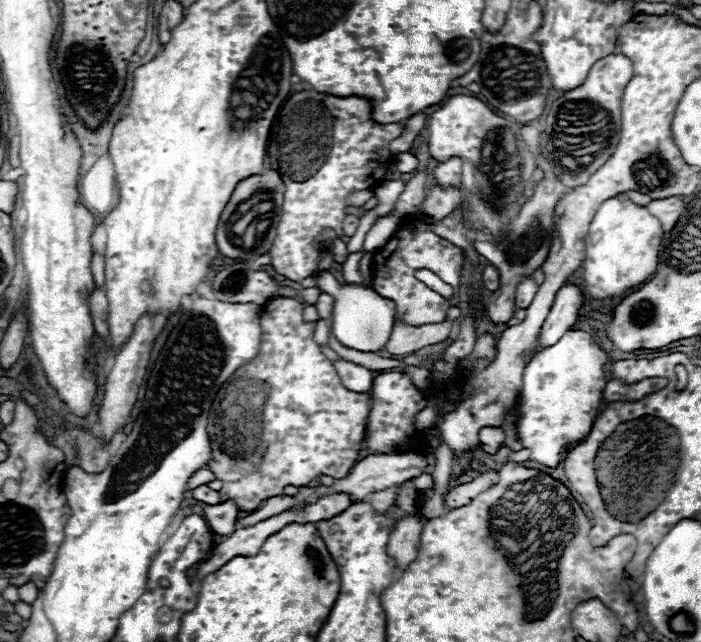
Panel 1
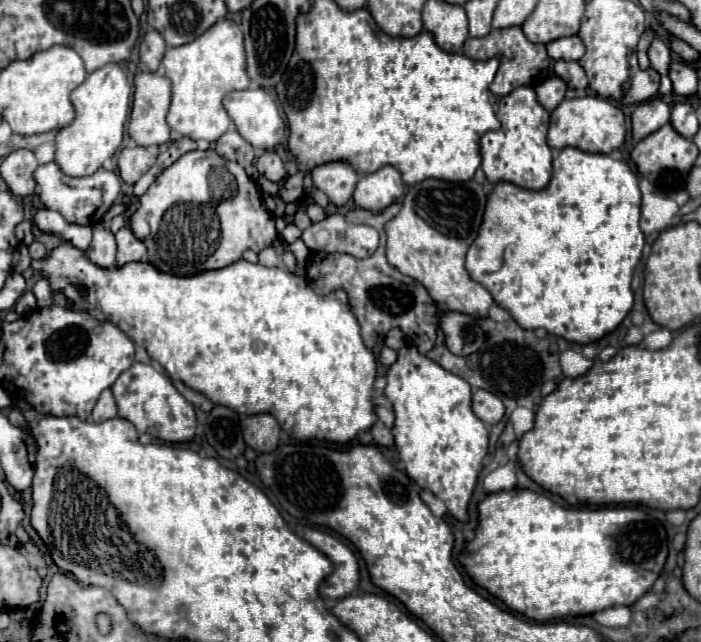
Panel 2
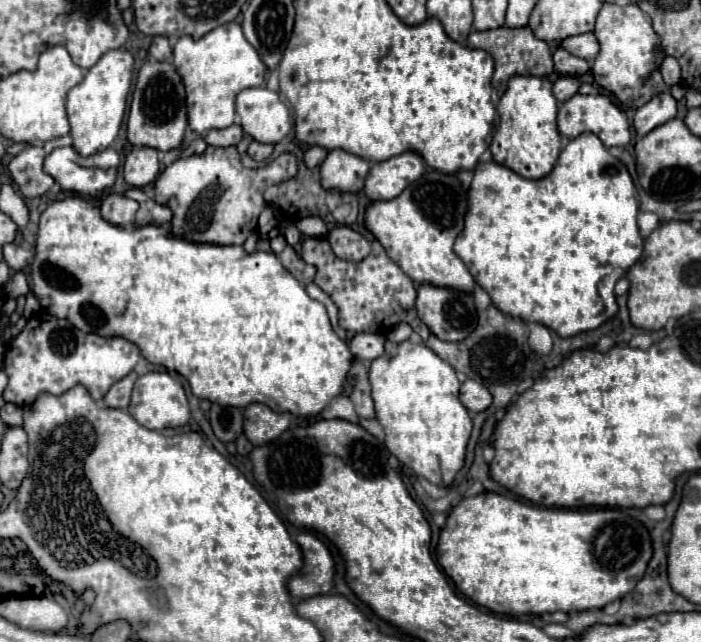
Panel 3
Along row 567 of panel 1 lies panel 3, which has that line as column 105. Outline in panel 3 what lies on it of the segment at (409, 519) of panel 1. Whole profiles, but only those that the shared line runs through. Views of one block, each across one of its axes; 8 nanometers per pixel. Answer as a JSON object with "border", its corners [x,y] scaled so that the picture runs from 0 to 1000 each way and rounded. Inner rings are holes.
{"border":[[[185,579],[185,586],[168,592],[168,595],[154,607],[154,614],[148,617],[148,632],[180,639],[180,636],[183,636],[183,626],[185,626],[185,611],[188,611],[188,601],[191,601],[191,592],[194,592],[194,589],[197,589],[194,579]]]}

